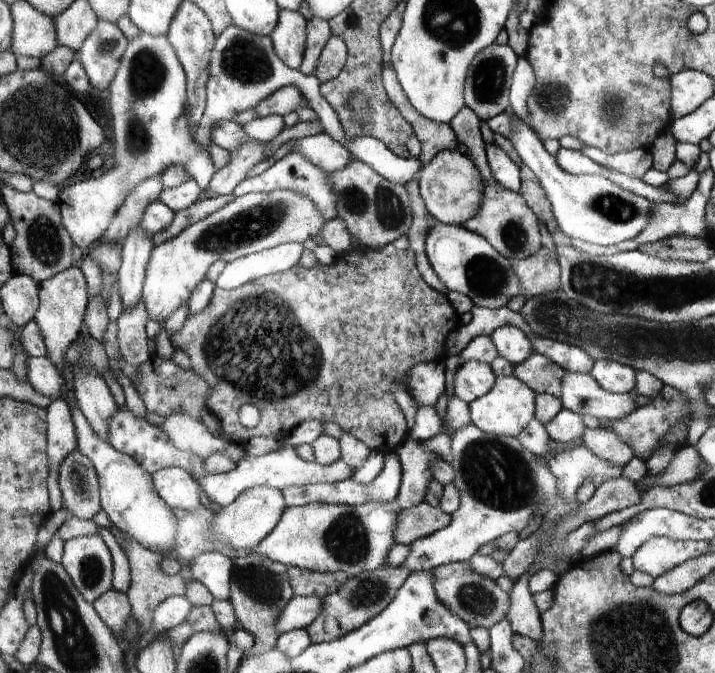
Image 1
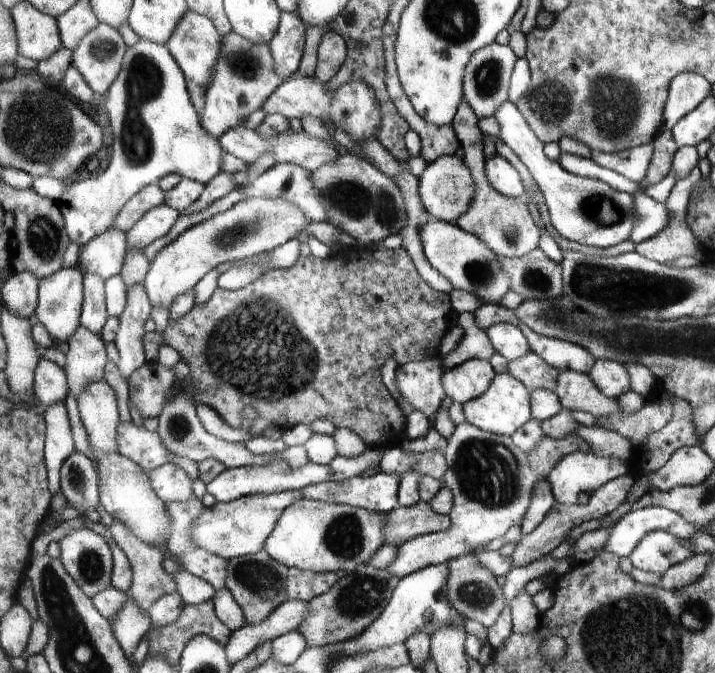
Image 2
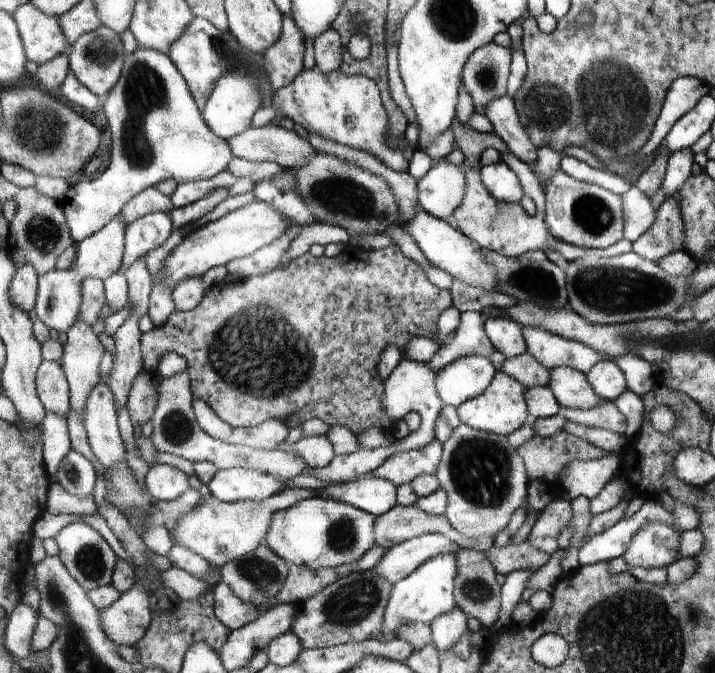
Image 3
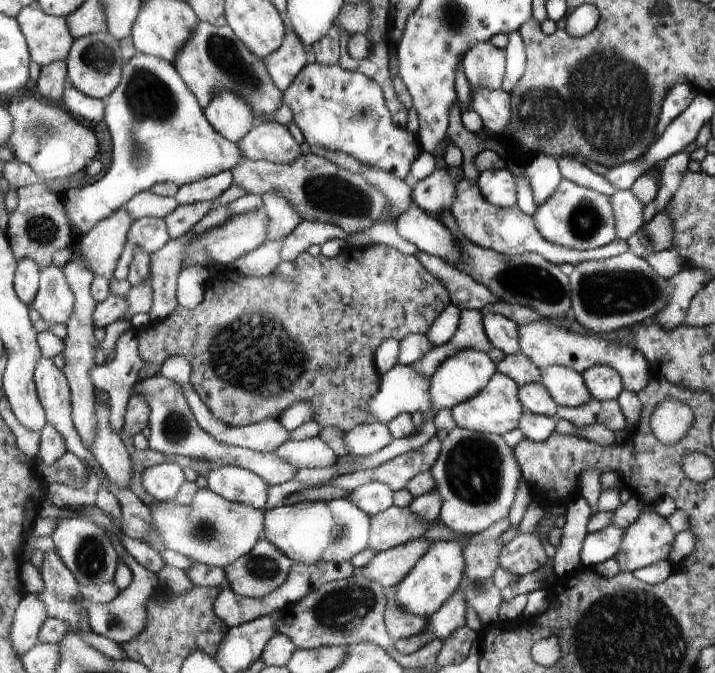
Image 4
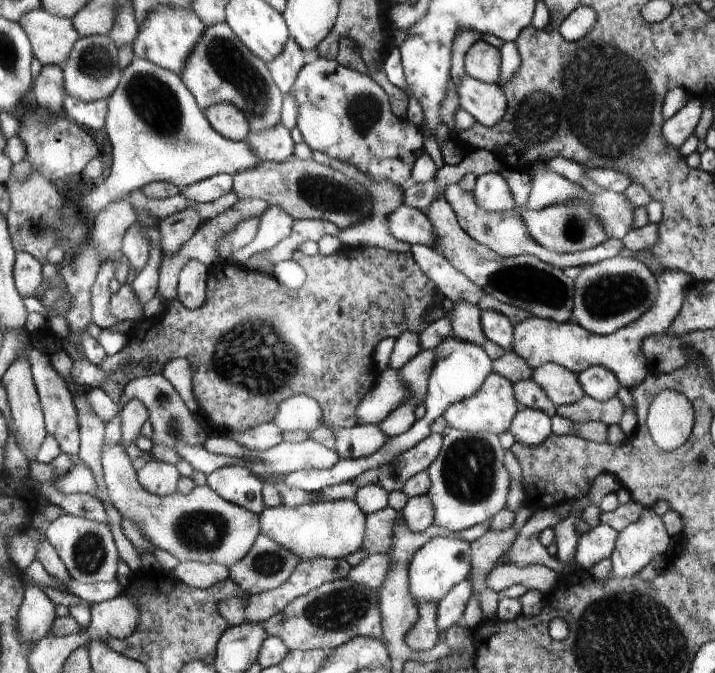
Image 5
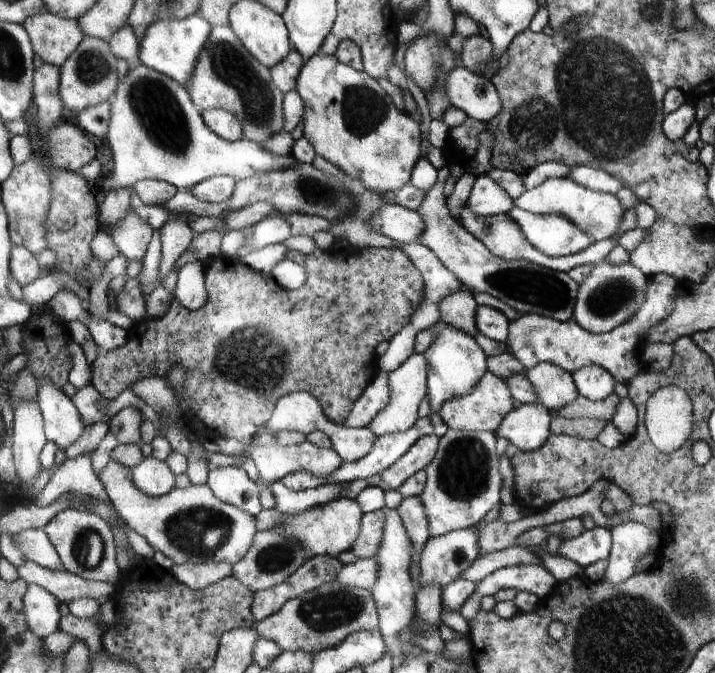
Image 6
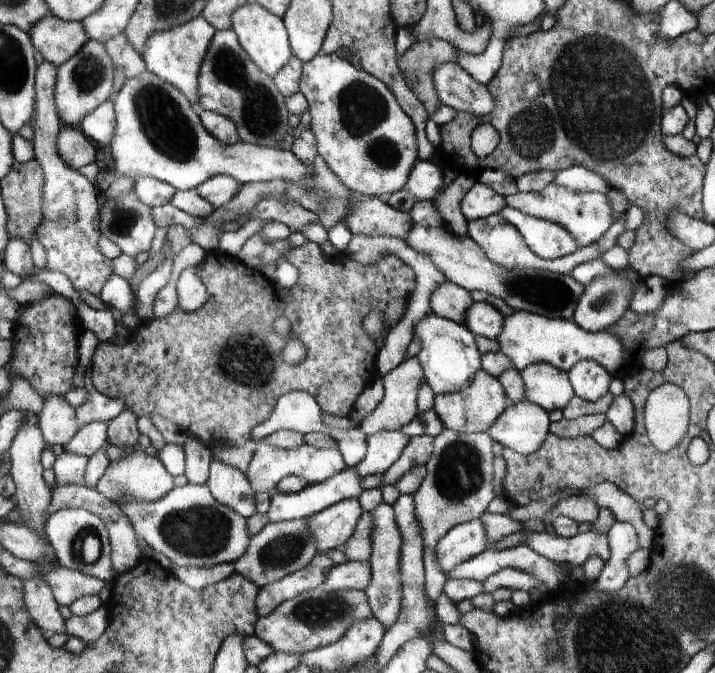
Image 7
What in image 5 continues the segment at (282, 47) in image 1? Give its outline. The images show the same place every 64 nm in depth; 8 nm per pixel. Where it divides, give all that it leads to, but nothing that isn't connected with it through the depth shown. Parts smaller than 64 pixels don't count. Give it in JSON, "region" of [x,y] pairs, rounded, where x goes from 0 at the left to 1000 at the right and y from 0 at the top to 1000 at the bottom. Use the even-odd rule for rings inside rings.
{"region":[[[411,58],[403,59],[396,77],[389,85],[373,92],[379,114],[385,117],[399,144],[411,131],[413,120],[417,119],[418,108],[422,107],[425,97],[425,80]]]}

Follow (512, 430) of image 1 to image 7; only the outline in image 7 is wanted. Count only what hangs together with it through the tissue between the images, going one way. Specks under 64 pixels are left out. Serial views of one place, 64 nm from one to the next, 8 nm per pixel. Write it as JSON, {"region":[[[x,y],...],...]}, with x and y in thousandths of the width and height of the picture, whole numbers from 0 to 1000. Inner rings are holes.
{"region":[[[677,550],[666,554],[657,574],[653,574],[649,579],[639,584],[613,587],[608,590],[607,597],[606,608],[622,636],[636,639],[639,643],[683,642],[715,600],[699,565]]]}

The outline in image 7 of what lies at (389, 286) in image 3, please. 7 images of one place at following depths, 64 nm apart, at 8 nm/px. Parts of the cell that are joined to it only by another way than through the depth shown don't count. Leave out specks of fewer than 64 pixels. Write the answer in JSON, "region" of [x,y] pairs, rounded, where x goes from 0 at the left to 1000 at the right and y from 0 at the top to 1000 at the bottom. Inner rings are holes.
{"region":[[[432,357],[421,367],[406,368],[396,377],[396,383],[400,383],[401,388],[411,392],[420,404],[417,419],[401,431],[401,438],[397,443],[387,441],[385,435],[385,421],[361,400],[344,395],[330,382],[316,380],[305,373],[291,374],[287,385],[276,395],[277,407],[292,437],[292,444],[285,450],[285,455],[281,455],[277,461],[267,465],[260,465],[259,461],[255,461],[255,458],[249,455],[241,467],[236,467],[228,474],[217,473],[210,478],[203,477],[193,490],[183,493],[178,510],[165,510],[164,513],[140,510],[130,532],[126,569],[131,572],[137,581],[158,593],[169,590],[171,587],[176,588],[182,599],[179,608],[187,608],[194,620],[210,620],[213,615],[222,615],[242,626],[252,640],[263,649],[270,648],[271,651],[278,651],[298,670],[309,666],[310,660],[316,658],[326,658],[336,663],[338,663],[338,657],[344,660],[344,657],[350,654],[351,639],[358,632],[375,624],[375,620],[380,615],[382,606],[385,605],[386,596],[397,584],[406,582],[407,579],[422,579],[435,585],[445,599],[445,603],[448,603],[449,609],[456,612],[456,615],[476,618],[476,621],[481,621],[481,618],[485,620],[494,611],[499,588],[503,588],[506,581],[523,568],[523,562],[526,562],[526,556],[529,556],[529,550],[526,550],[526,542],[529,541],[526,523],[529,523],[529,517],[526,517],[524,505],[509,490],[508,475],[520,462],[533,464],[538,481],[536,496],[540,499],[544,490],[550,484],[557,483],[559,474],[565,470],[575,434],[579,432],[583,425],[583,410],[578,398],[571,395],[552,377],[541,377],[526,385],[520,392],[509,392],[488,382],[483,373],[473,374],[462,383],[455,382],[450,376],[450,370],[448,370],[442,361]],[[394,468],[403,470],[404,473],[406,499],[422,508],[428,519],[427,530],[417,541],[403,541],[396,533],[396,529],[392,529],[392,523],[394,523],[400,505],[397,505],[397,499],[389,499],[389,496],[380,490],[380,480],[386,473],[392,473]]]}

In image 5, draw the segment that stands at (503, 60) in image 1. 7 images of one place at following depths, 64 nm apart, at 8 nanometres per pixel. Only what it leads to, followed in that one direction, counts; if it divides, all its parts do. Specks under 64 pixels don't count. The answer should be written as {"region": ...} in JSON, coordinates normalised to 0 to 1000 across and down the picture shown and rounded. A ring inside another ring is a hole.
{"region":[[[671,56],[650,80],[650,110],[667,120],[697,125],[701,108],[701,77]]]}

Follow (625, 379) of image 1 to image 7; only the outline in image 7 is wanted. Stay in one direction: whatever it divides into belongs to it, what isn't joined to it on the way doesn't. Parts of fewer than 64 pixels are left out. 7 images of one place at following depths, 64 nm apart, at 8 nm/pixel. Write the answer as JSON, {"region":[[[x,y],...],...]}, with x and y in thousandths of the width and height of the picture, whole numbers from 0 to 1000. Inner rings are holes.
{"region":[[[811,536],[793,554],[804,588],[828,597],[852,585],[852,574],[859,562],[846,545],[839,544],[839,539],[834,536]]]}

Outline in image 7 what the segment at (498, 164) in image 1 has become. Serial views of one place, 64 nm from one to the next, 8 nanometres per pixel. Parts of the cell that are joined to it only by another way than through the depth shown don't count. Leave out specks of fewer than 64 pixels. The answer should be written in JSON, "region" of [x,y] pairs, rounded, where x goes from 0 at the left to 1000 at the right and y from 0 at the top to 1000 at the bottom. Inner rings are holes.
{"region":[[[666,266],[662,279],[650,290],[645,305],[652,327],[697,319],[709,306],[706,291]]]}

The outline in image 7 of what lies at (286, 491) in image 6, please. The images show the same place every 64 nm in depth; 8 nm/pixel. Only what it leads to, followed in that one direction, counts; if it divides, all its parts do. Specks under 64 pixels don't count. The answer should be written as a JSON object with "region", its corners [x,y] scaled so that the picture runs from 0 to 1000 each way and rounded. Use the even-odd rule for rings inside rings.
{"region":[[[484,694],[480,700],[469,704],[455,715],[428,721],[428,725],[415,733],[389,731],[383,724],[378,728],[379,750],[373,759],[375,770],[380,777],[407,774],[408,771],[429,771],[432,767],[470,749],[481,741],[501,740],[509,728],[505,716],[509,709],[502,709],[494,695]]]}

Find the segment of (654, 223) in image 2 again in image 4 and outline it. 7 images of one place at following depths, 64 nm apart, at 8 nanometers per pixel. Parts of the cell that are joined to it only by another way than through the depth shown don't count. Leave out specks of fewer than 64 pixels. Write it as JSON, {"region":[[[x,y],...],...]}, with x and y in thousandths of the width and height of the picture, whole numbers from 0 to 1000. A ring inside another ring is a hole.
{"region":[[[881,281],[862,284],[853,290],[862,325],[863,354],[878,358],[903,331],[901,303]]]}

